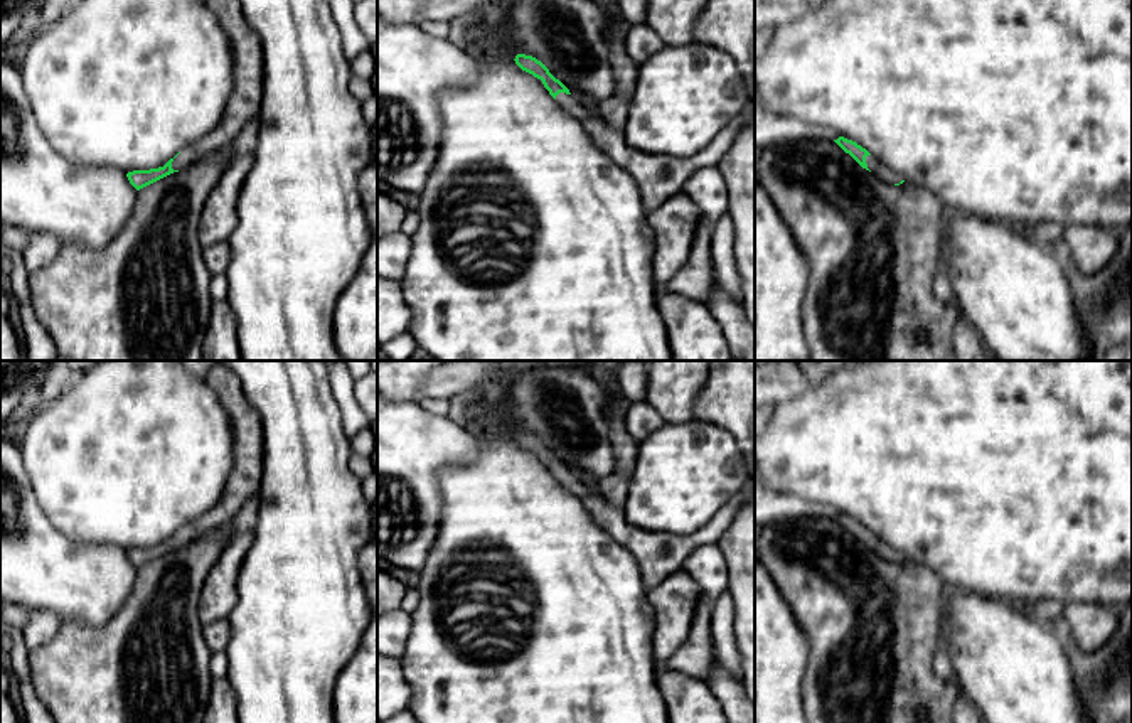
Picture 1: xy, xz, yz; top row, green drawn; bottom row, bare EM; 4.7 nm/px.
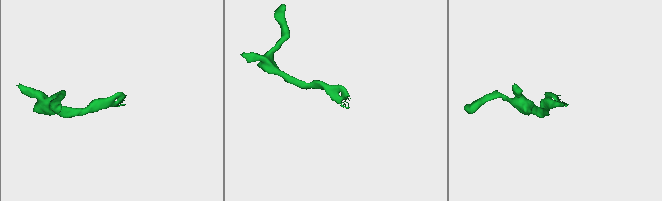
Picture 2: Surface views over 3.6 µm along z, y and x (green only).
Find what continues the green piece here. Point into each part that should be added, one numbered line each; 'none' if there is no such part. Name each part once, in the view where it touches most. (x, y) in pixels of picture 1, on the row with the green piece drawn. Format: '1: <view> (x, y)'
1: xy (187, 155)

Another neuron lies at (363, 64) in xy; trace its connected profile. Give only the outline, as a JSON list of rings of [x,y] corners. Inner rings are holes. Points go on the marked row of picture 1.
[[[369,49],[359,52],[349,64],[352,76],[359,76],[362,79],[371,81],[374,72],[374,56]]]

